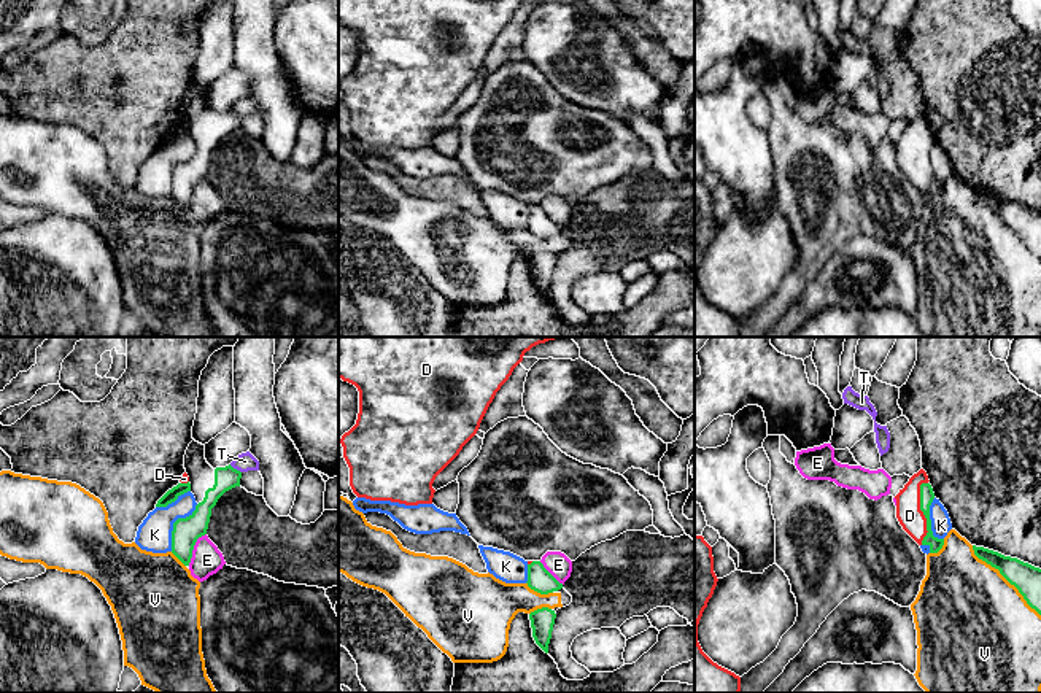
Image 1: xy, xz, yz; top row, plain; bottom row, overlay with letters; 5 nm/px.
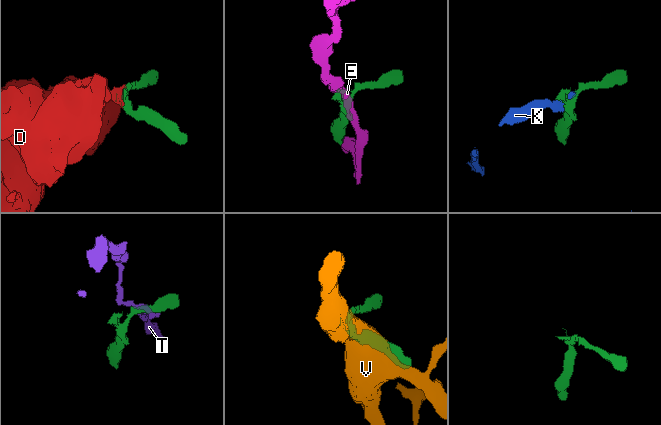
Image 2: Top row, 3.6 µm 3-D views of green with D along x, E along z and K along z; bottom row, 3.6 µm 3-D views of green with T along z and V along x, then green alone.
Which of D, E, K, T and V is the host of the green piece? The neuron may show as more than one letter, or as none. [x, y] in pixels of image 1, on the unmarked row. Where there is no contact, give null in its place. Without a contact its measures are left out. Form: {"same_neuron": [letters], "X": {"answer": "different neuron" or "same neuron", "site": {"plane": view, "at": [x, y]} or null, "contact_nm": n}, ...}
{"same_neuron": ["D"], "D": {"answer": "same neuron", "site": {"plane": "yz", "at": [922, 154]}, "contact_nm": 320}, "E": {"answer": "different neuron", "site": {"plane": "xy", "at": [193, 193]}, "contact_nm": 190}, "K": {"answer": "different neuron", "site": {"plane": "xy", "at": [174, 169]}, "contact_nm": 280}, "T": {"answer": "different neuron", "site": {"plane": "xy", "at": [236, 113]}, "contact_nm": 80}, "V": {"answer": "different neuron", "site": {"plane": "yz", "at": [1005, 221]}, "contact_nm": 500}}

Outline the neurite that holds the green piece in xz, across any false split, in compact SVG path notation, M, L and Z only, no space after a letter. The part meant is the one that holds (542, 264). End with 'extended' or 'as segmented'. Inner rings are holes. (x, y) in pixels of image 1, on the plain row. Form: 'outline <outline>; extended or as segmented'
outline M542 251L529 257L532 281L545 297L548 297L555 262L555 254L548 251Z; as segmented

